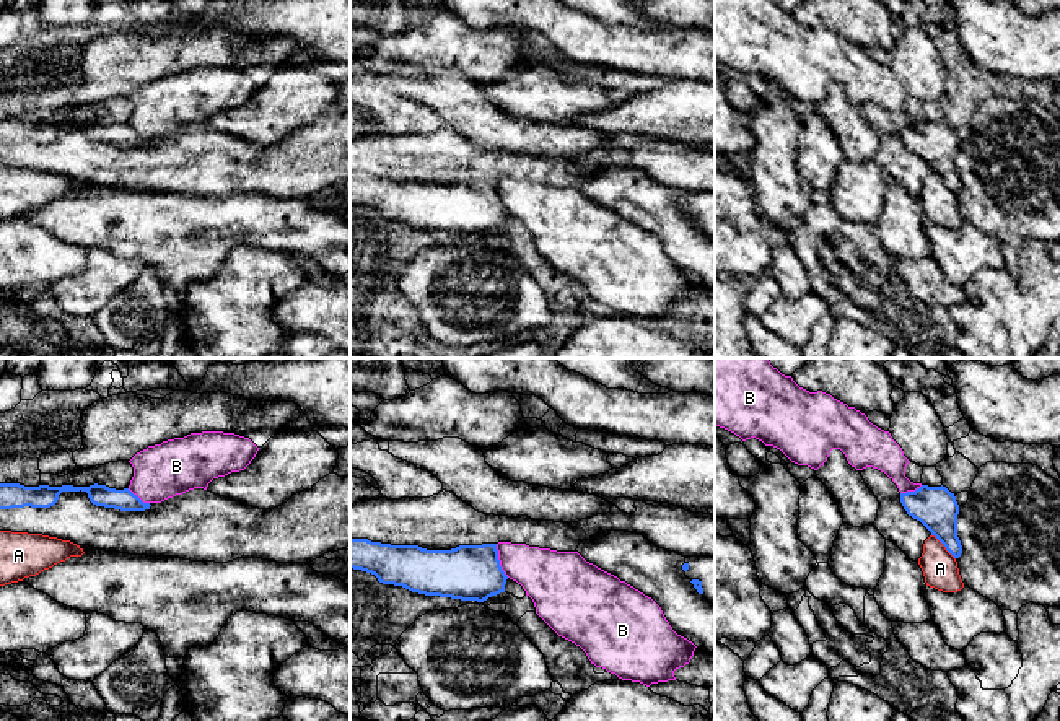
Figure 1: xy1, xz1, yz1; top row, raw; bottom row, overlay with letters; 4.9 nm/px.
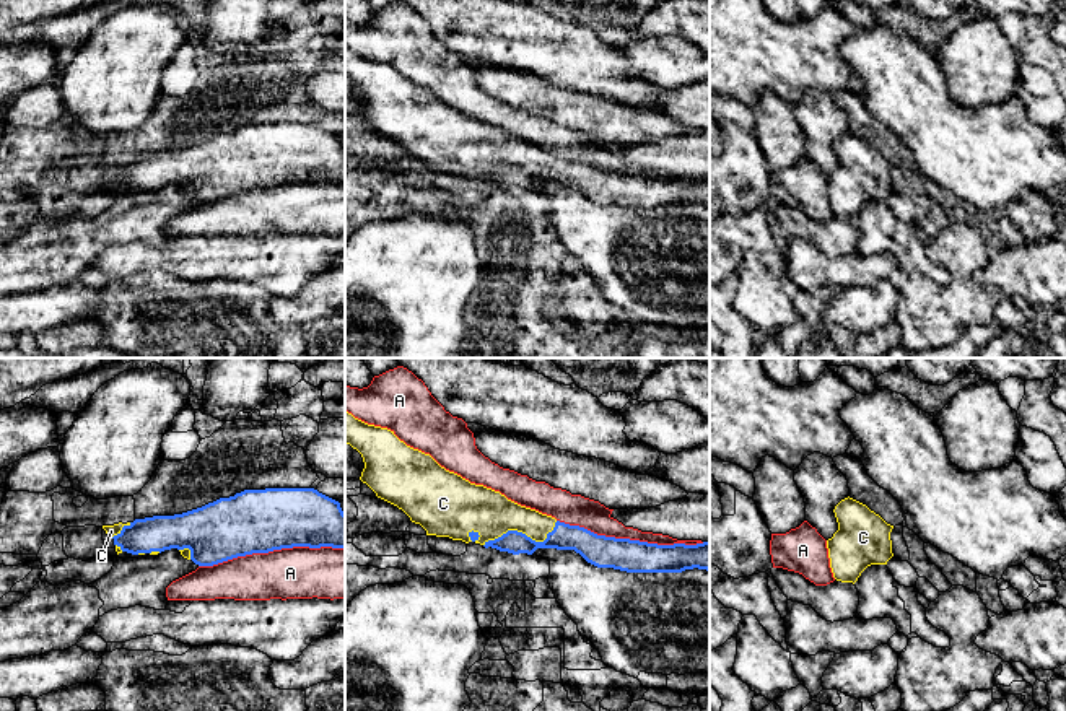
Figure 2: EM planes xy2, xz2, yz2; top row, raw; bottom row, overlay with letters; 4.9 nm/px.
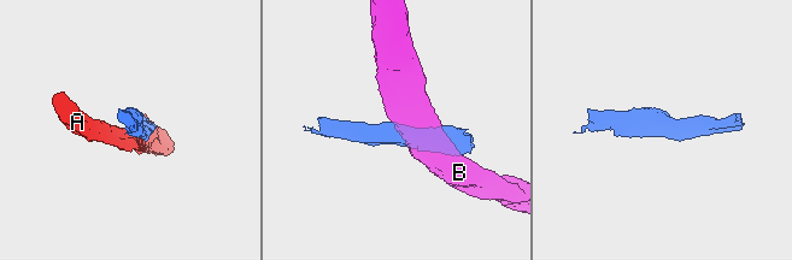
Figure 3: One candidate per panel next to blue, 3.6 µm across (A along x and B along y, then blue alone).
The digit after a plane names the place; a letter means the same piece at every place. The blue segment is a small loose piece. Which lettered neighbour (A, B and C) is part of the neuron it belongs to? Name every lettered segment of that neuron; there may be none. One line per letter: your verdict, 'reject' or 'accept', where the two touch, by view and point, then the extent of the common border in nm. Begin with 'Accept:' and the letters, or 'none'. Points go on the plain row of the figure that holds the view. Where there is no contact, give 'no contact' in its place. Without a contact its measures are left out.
Accept: C
A: reject; contact xz2 (629, 174); length 750 nm
B: reject; contact xz1 (499, 196); length 180 nm
C: accept; contact xz2 (523, 170); length 380 nm

